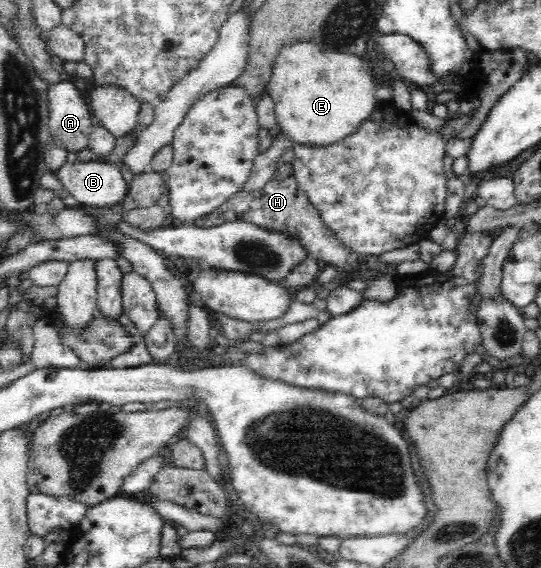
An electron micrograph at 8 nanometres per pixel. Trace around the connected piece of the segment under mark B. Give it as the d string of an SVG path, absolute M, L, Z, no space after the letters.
M76 161L62 165L54 174L54 183L59 180L83 207L110 208L128 195L119 164Z

